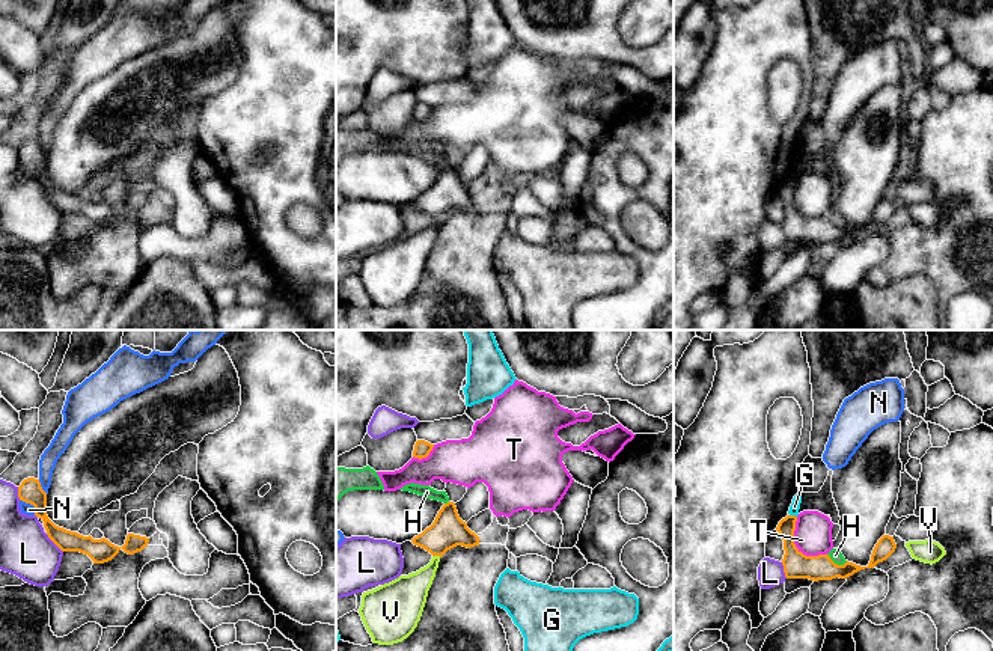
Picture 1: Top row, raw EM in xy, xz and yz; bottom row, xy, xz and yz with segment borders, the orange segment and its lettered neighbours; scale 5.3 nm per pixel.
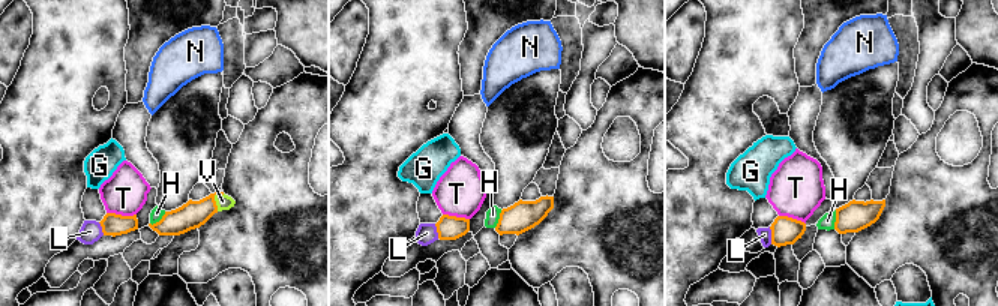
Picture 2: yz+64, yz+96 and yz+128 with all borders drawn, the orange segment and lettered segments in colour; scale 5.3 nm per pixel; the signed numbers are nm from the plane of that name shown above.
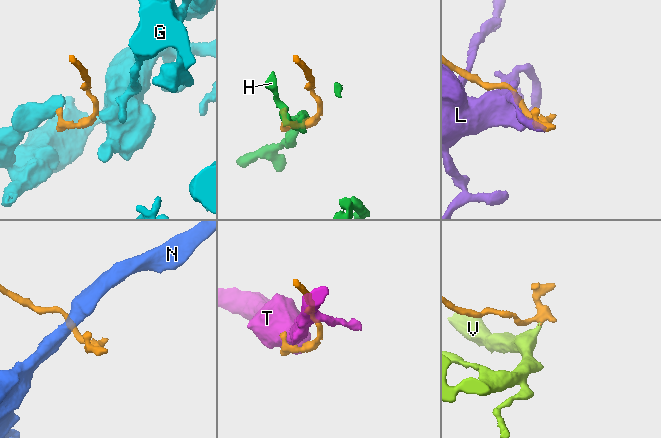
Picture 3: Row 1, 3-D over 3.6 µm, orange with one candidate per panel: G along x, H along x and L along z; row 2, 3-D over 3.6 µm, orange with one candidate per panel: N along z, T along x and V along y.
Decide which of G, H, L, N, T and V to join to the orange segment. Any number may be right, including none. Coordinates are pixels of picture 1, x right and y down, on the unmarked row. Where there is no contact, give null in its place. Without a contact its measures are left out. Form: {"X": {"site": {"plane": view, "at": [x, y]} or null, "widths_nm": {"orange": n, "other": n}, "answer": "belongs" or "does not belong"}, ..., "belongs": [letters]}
{"G": {"site": {"plane": "yz", "at": [793, 178]}, "widths_nm": {"orange": 130, "other": 50}, "answer": "does not belong"}, "H": {"site": {"plane": "yz", "at": [837, 226]}, "widths_nm": {"orange": 140, "other": 70}, "answer": "does not belong"}, "L": {"site": {"plane": "xy", "at": [53, 204]}, "widths_nm": {"orange": 120, "other": 280}, "answer": "does not belong"}, "N": {"site": {"plane": "xy", "at": [30, 166]}, "widths_nm": {"orange": 130, "other": 60}, "answer": "does not belong"}, "T": {"site": {"plane": "yz", "at": [796, 210]}, "widths_nm": {"orange": 140, "other": 200}, "answer": "does not belong"}, "V": {"site": {"plane": "xz", "at": [437, 217]}, "widths_nm": {"orange": 190, "other": 180}, "answer": "belongs"}, "belongs": ["V"]}

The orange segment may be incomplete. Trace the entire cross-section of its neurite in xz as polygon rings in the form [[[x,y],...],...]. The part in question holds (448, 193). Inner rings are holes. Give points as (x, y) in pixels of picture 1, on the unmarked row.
[[[454,164],[438,173],[434,185],[411,202],[432,217],[431,225],[416,235],[399,238],[363,255],[359,276],[374,306],[393,307],[407,301],[420,283],[428,253],[440,220],[457,208],[479,208],[479,199],[458,178]]]

